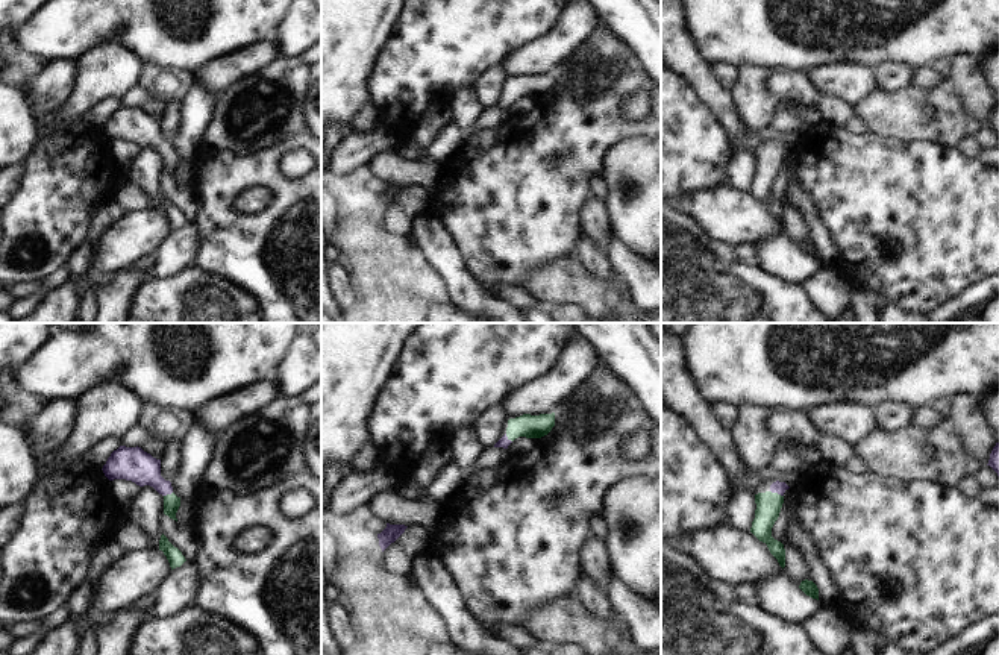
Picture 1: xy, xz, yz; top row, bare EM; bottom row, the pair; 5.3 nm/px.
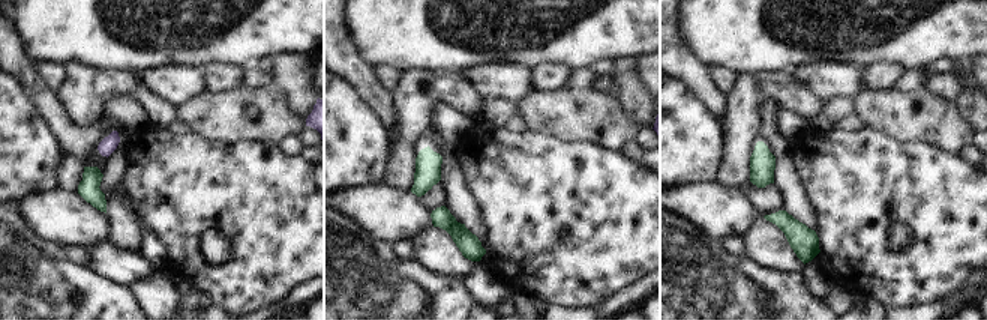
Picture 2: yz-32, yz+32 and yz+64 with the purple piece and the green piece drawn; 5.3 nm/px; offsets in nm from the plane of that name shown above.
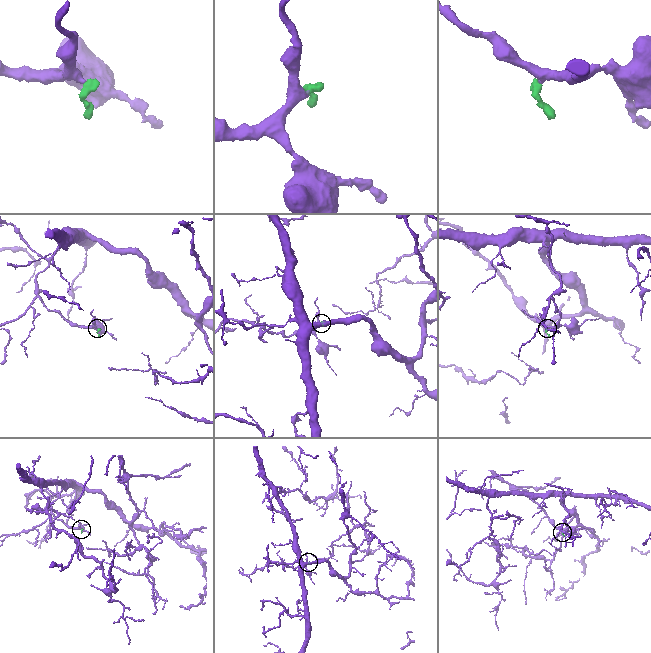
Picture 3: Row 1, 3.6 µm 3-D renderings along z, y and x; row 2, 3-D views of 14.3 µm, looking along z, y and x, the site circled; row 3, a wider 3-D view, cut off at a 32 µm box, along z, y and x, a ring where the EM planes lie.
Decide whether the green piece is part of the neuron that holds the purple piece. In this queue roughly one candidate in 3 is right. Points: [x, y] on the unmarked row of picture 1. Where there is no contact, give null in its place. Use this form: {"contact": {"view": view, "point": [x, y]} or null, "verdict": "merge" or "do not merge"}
{"contact": {"view": "yz", "point": [776, 152]}, "verdict": "merge"}

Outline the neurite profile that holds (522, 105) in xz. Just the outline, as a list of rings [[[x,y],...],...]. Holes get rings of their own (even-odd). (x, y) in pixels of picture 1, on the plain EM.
[[[526,97],[515,99],[508,106],[509,117],[517,117],[521,114],[526,114],[535,105],[535,102],[537,102],[537,99],[526,99]]]

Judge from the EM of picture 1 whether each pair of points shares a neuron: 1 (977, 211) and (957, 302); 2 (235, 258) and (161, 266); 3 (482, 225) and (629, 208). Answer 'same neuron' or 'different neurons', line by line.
1: different neurons
2: different neurons
3: different neurons

